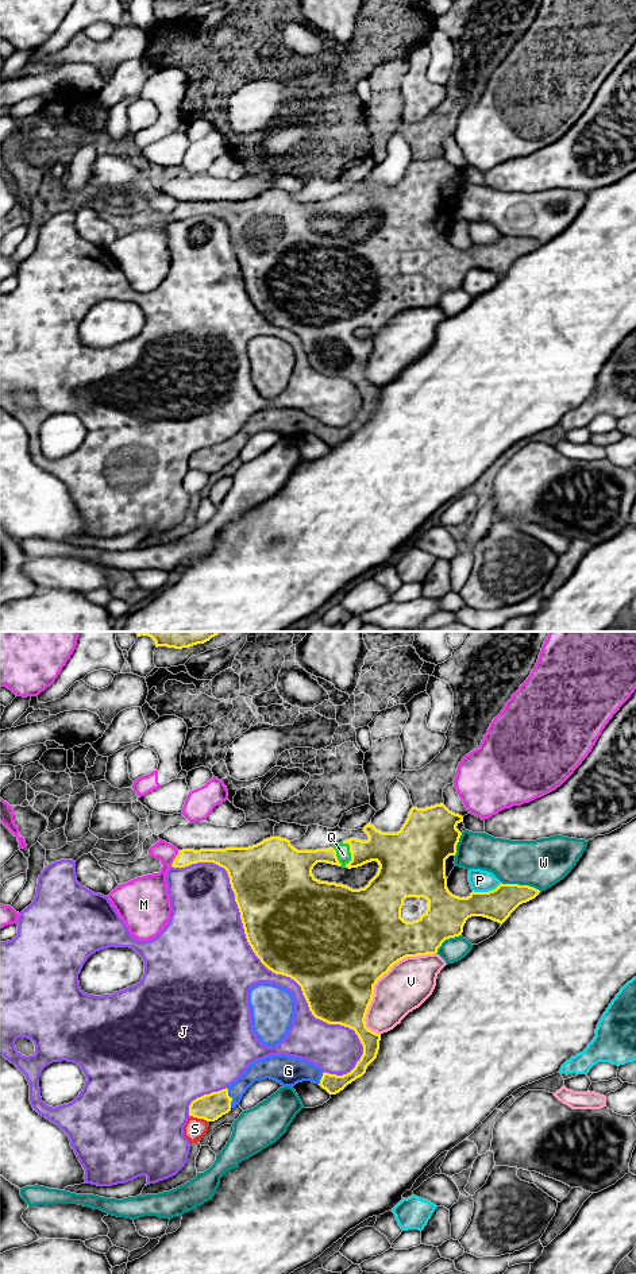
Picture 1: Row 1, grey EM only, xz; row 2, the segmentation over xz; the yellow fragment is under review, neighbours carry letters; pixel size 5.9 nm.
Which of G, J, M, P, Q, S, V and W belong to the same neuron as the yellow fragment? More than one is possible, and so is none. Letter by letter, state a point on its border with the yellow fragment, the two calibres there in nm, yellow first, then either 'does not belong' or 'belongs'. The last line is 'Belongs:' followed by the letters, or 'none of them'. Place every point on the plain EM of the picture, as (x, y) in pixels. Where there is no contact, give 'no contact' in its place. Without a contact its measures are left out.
G: xz (230, 450) | 160/120 nm | belongs
J: xz (263, 316) | 500/420 nm | does not belong
M: xz (174, 211) | 110/200 nm | does not belong
P: xz (486, 244) | 220/130 nm | does not belong
Q: xz (350, 204) | 220/90 nm | belongs
S: xz (199, 470) | 160/130 nm | does not belong
V: xz (381, 328) | 500/280 nm | does not belong
W: xz (521, 238) | 190/280 nm | does not belong
Belongs: G, Q

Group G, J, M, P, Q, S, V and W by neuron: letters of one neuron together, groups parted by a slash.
G Q / J / M / P / S / V / W

